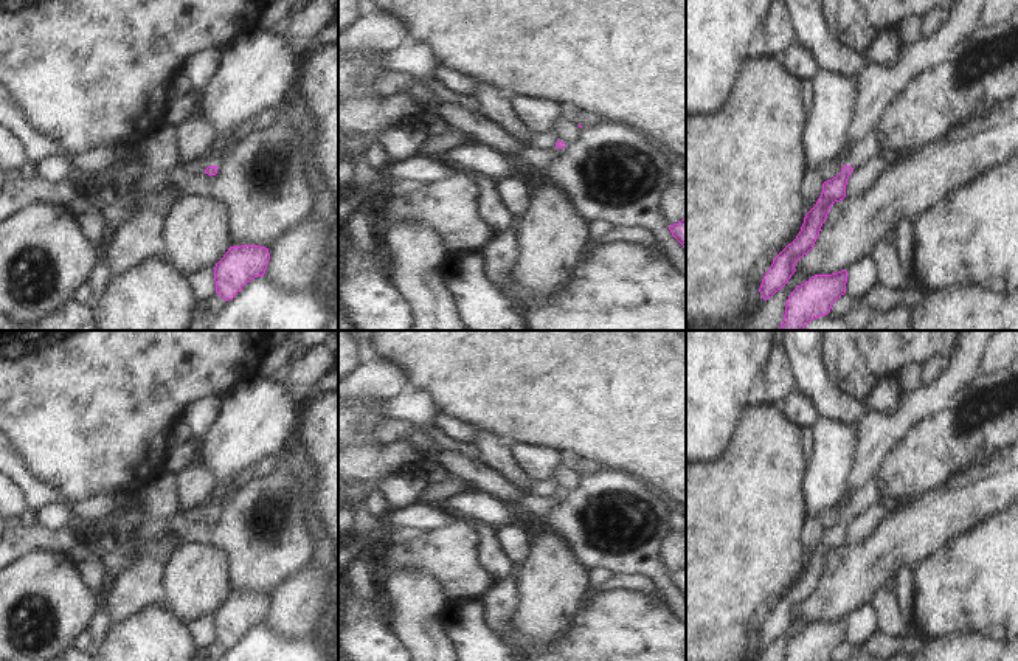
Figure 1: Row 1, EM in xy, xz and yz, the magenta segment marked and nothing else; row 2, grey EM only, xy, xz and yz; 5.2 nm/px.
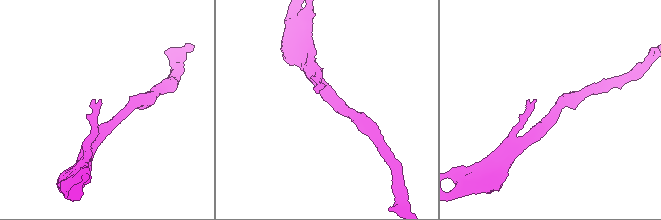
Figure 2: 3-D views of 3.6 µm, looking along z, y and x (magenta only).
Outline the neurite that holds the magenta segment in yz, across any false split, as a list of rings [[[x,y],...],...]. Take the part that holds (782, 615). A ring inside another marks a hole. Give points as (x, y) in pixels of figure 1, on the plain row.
[[[875,475],[863,487],[855,490],[841,520],[822,531],[821,545],[805,562],[799,582],[774,605],[762,627],[759,639],[765,649],[788,630],[796,619],[795,611],[813,596],[830,554],[846,545],[849,523],[878,500],[878,487],[880,483]]]

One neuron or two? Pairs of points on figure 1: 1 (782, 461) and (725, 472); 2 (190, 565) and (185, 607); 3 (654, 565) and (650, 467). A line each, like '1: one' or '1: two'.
1: one
2: one
3: two

